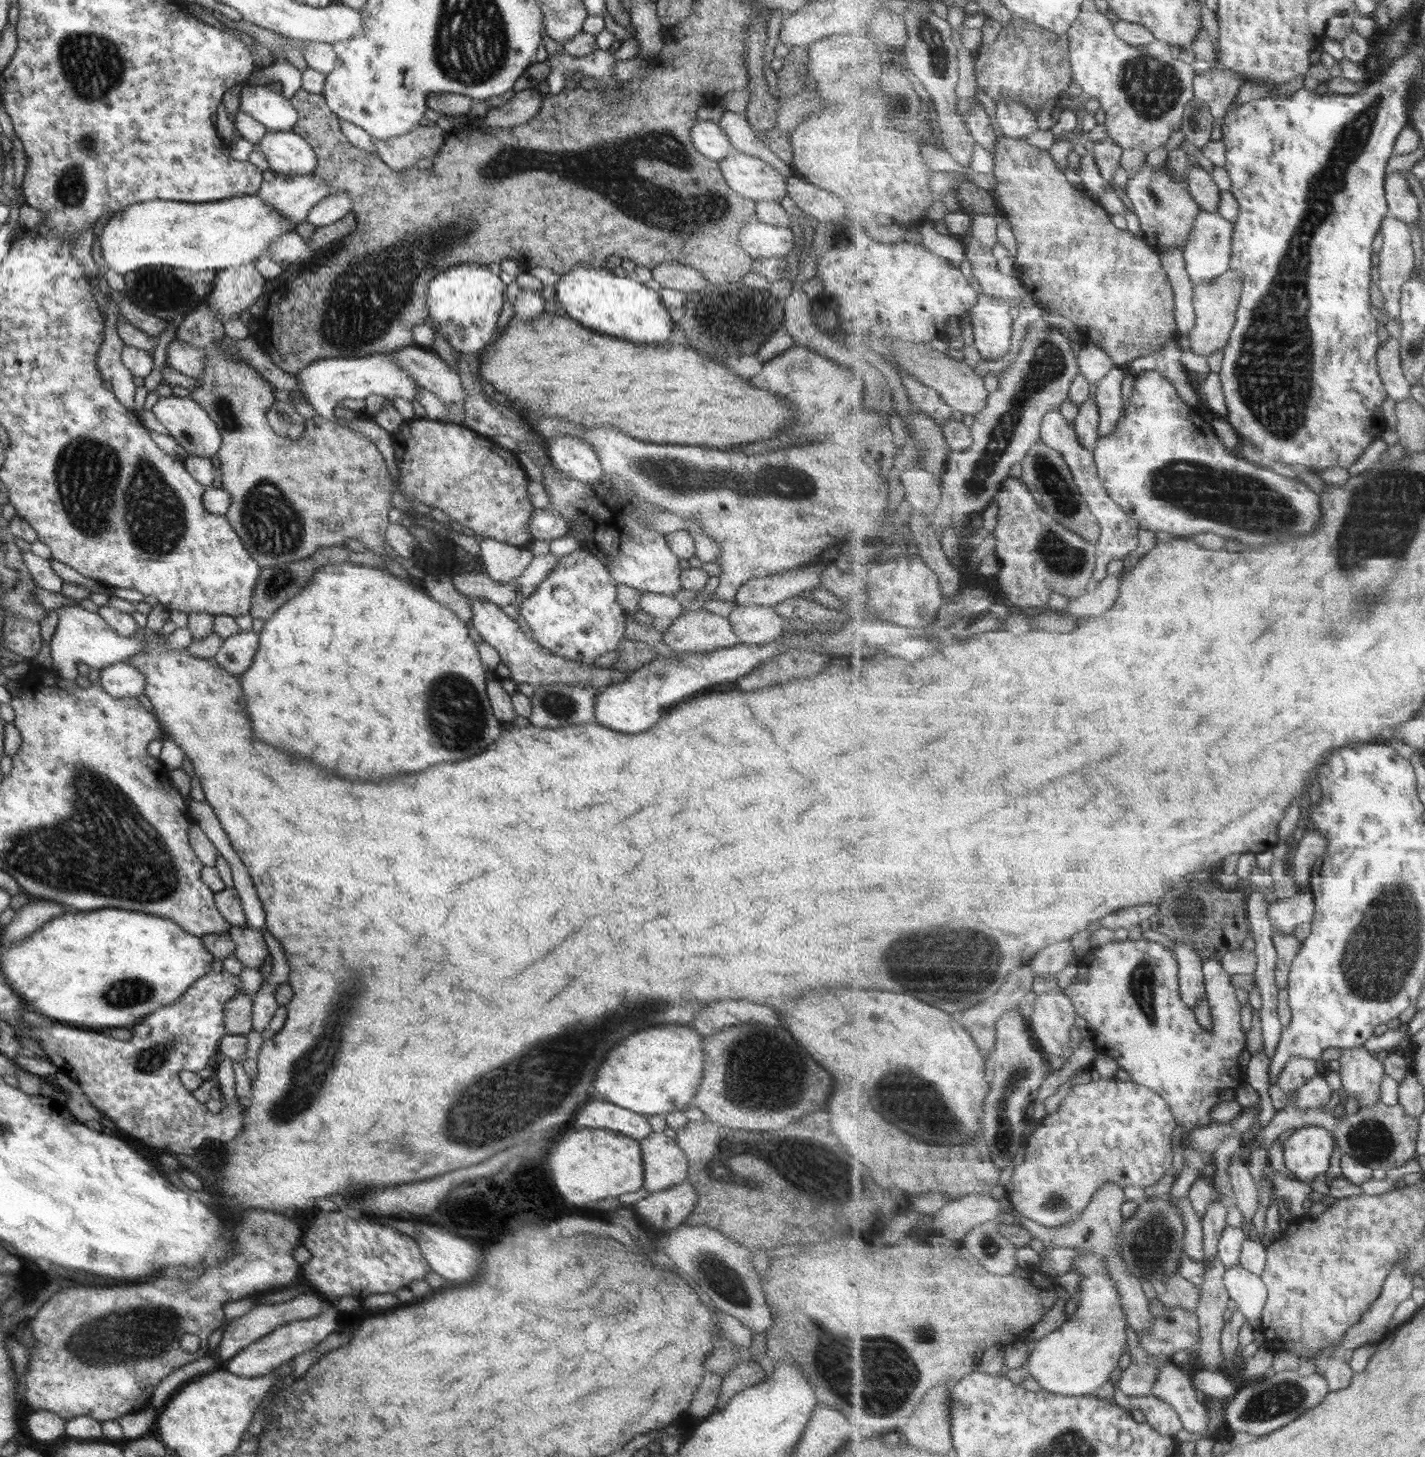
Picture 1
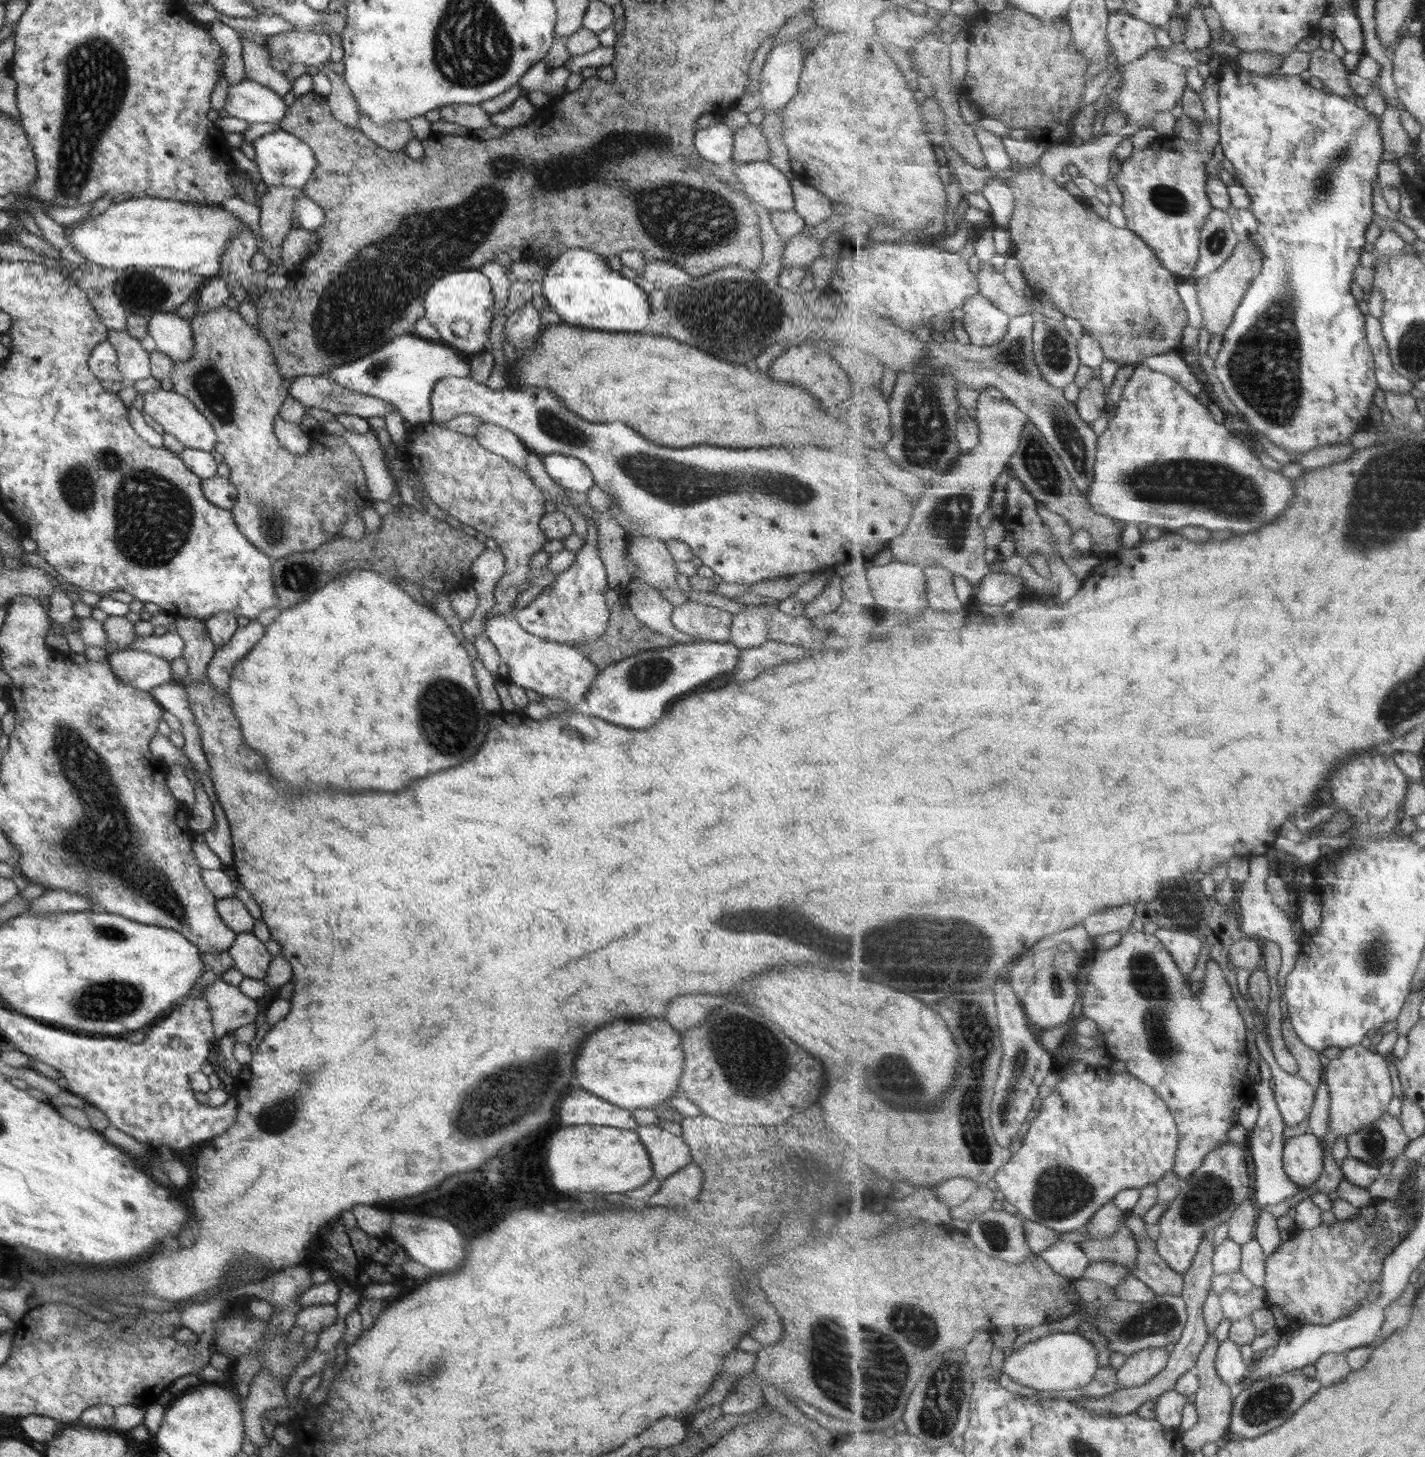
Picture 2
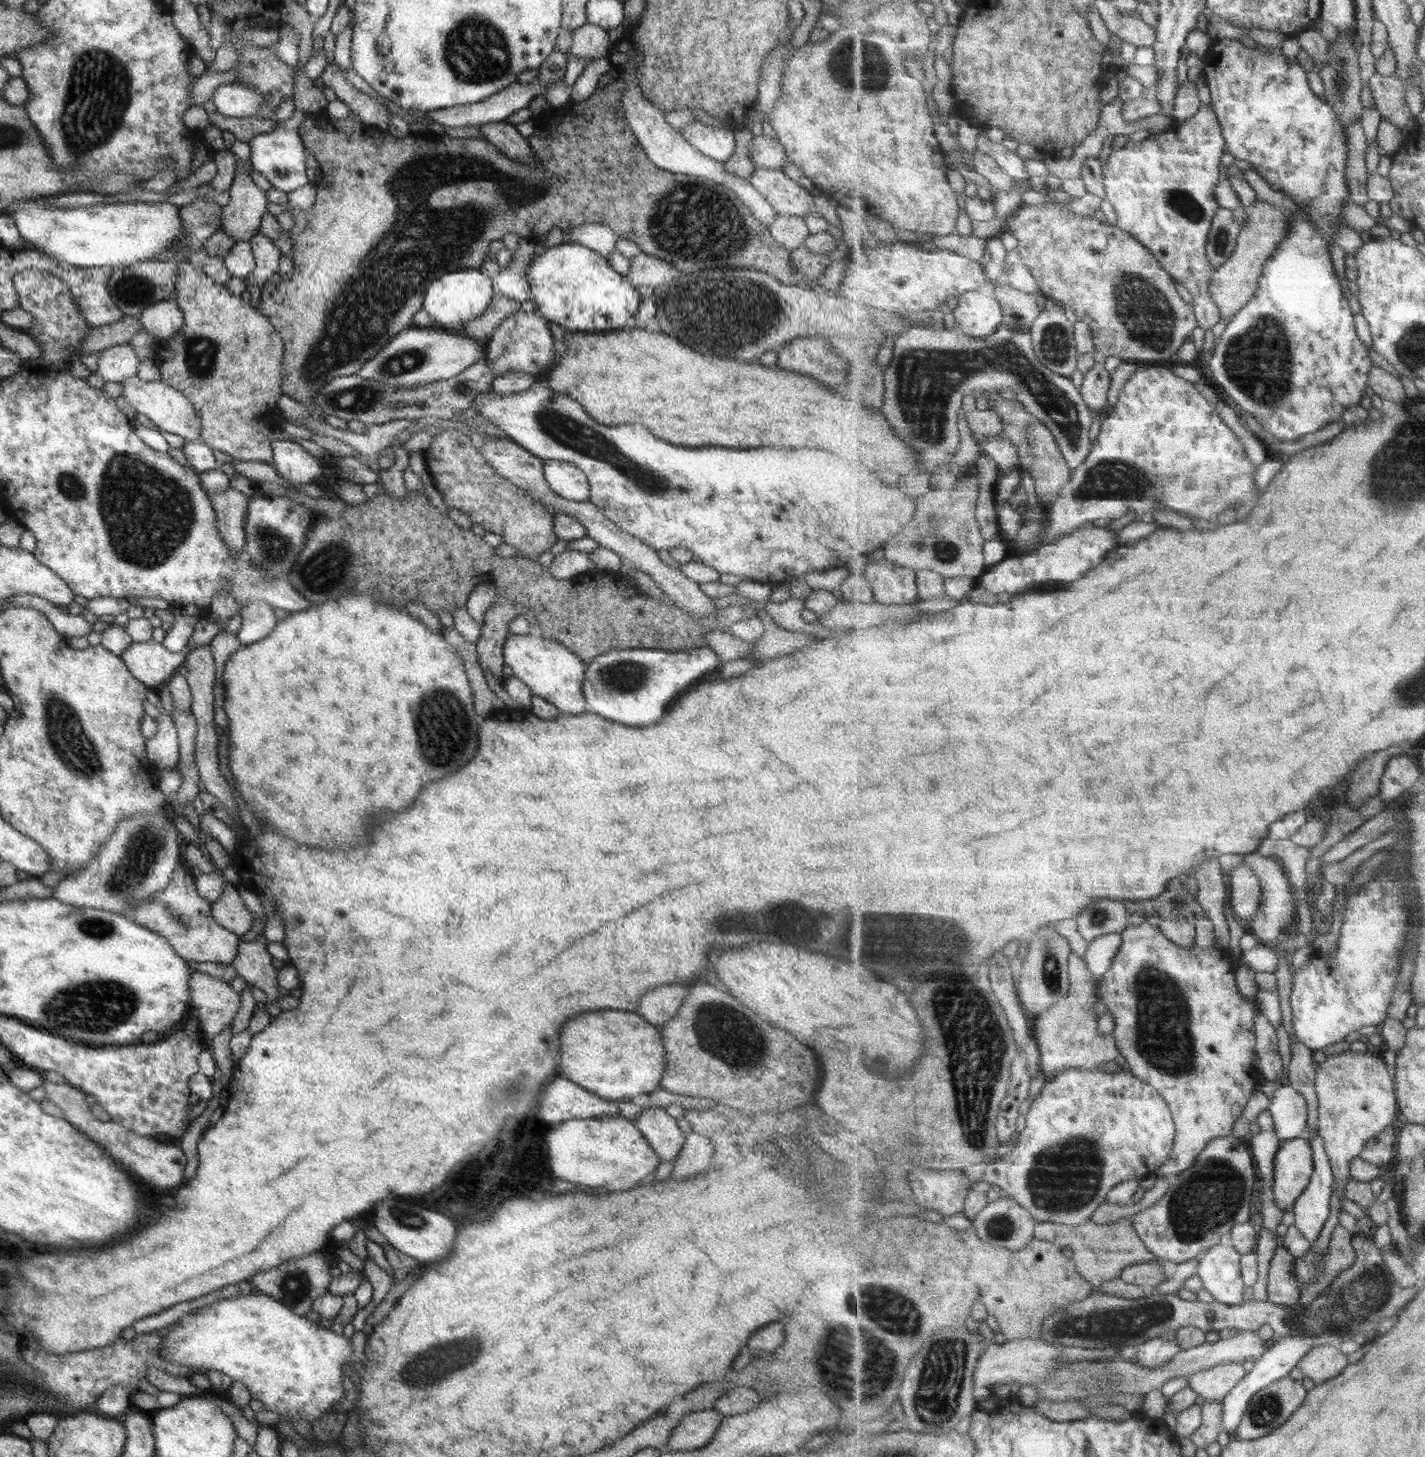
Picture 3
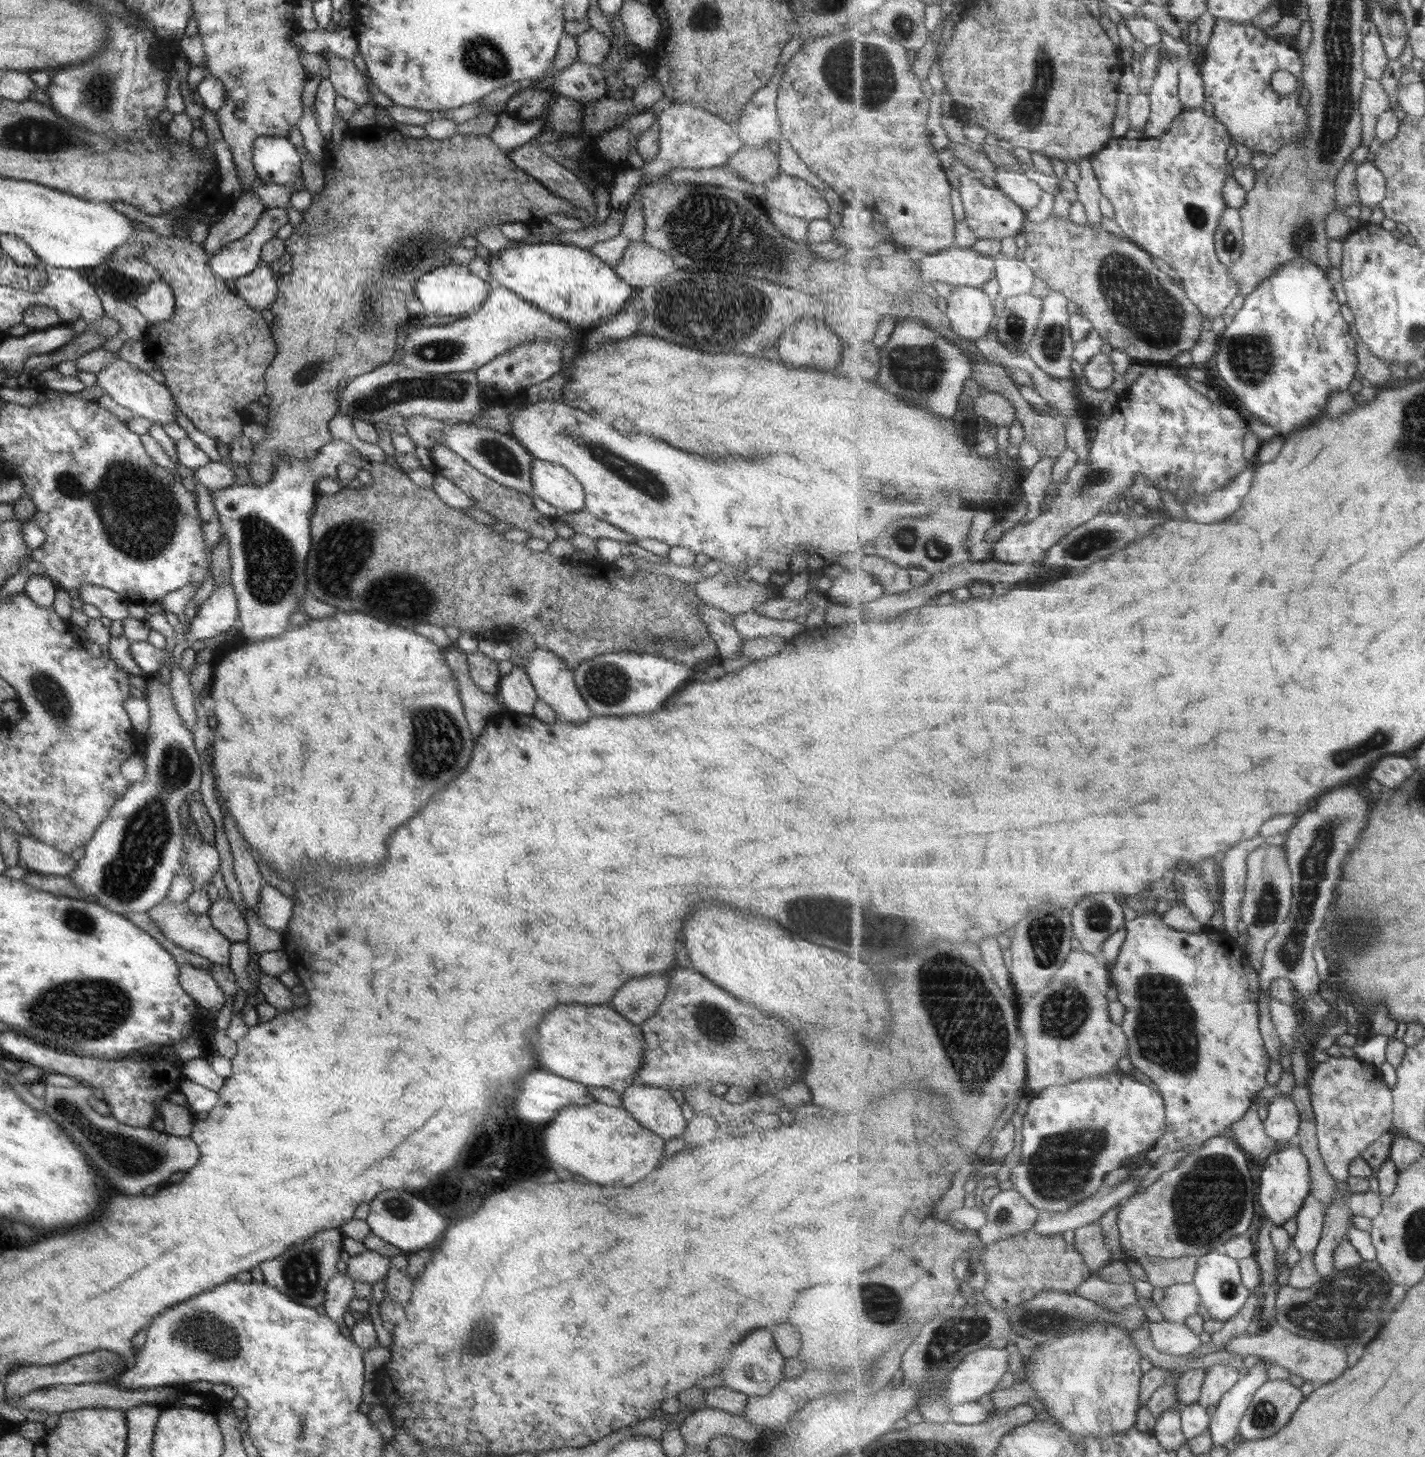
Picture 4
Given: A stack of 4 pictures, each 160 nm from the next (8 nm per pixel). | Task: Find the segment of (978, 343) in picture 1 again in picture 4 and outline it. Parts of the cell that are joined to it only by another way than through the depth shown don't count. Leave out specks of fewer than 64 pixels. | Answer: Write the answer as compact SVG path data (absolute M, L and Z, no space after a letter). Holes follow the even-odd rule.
M955 286L947 297L948 309L946 313L951 319L952 327L955 332L973 342L979 342L980 339L986 337L990 332L989 327L996 324L994 302L983 288L975 288L971 286Z

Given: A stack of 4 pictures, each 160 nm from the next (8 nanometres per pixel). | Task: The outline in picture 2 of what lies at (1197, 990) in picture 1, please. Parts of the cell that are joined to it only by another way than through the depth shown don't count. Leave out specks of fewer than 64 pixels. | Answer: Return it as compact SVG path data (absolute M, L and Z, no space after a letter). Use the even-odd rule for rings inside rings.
M1158 928L1154 934L1166 946L1183 972L1191 974L1197 968L1202 945L1197 936L1167 928Z

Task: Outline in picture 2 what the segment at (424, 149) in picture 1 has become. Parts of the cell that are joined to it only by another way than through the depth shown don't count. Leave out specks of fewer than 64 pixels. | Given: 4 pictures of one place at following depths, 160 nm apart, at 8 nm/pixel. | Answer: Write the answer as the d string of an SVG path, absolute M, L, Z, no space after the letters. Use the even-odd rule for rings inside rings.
M358 111L358 130L371 142L378 144L387 152L403 152L405 144L413 140L414 132L407 121L393 120L382 126L373 124L362 112Z

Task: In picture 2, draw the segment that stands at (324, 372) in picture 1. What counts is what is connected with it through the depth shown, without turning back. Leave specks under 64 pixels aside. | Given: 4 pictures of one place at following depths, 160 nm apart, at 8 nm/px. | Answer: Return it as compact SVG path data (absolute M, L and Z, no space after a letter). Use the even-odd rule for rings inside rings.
M403 335L392 338L383 348L359 360L333 367L325 375L353 393L367 394L389 403L405 422L421 426L431 422L429 398L435 381L446 376L470 376L470 367L441 342L433 343L415 335Z

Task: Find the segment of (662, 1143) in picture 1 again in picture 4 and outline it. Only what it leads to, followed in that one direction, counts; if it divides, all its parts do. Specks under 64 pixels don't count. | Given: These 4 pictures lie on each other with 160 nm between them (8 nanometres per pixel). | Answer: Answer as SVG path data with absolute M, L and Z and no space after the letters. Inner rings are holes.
M631 1085L619 1097L631 1118L664 1142L685 1130L687 1121L673 1096L665 1089Z

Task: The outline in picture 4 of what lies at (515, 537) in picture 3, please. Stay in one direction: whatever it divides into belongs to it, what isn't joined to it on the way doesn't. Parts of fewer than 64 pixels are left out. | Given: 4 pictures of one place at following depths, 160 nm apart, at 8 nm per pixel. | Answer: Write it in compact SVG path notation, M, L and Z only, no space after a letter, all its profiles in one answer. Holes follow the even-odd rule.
M443 443L432 446L430 449L431 460L433 466L437 468L437 472L450 480L465 493L467 498L471 498L474 502L474 508L487 512L489 516L493 516L499 522L506 522L513 529L517 529L527 533L527 537L535 538L541 541L555 542L557 540L557 532L555 532L553 519L540 514L531 503L531 496L528 493L520 493L513 489L500 485L498 482L483 476L479 471L475 471L461 456L457 456L451 452L448 446Z

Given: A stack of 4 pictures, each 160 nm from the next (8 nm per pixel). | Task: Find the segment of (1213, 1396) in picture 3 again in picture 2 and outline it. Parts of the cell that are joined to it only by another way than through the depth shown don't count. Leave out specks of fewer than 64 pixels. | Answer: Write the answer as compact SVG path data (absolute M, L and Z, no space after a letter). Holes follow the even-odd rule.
M1228 1338L1220 1343L1215 1362L1219 1378L1227 1385L1239 1385L1248 1378L1251 1367L1243 1362L1240 1346Z

